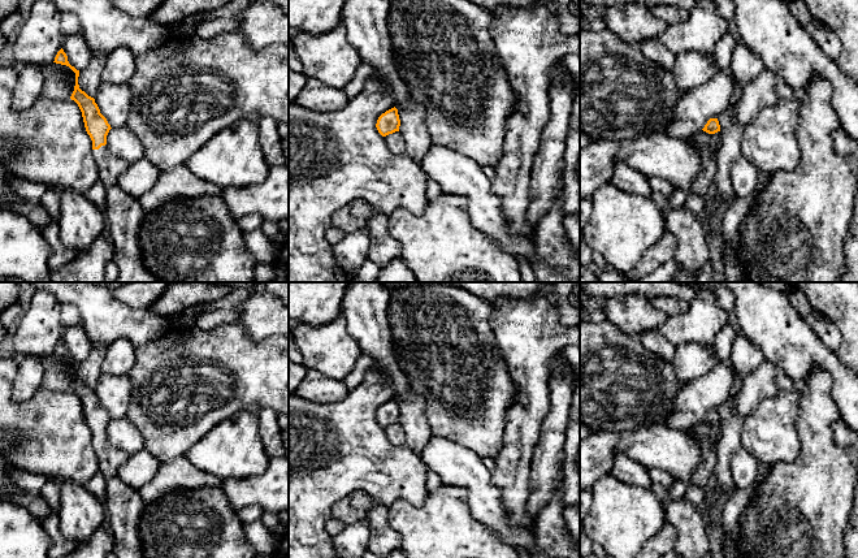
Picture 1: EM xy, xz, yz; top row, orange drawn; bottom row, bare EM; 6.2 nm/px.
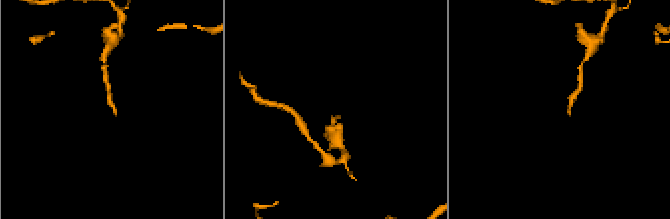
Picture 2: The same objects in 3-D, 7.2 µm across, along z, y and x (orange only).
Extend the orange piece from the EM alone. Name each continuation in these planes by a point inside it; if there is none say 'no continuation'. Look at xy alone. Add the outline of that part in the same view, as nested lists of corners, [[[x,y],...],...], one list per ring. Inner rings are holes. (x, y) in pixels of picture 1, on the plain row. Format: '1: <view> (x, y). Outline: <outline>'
1: xy (124, 505). Outline: [[[108,437],[92,441],[99,458],[99,472],[107,483],[107,523],[114,535],[114,553],[117,558],[146,558],[139,533],[144,502],[138,490],[118,477],[118,470],[129,455],[110,446]]]

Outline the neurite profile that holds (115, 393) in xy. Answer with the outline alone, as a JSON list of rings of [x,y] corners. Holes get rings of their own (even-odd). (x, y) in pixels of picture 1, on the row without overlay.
[[[101,373],[94,390],[110,419],[120,419],[127,415],[133,395],[133,385],[127,375]]]

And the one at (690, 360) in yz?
[[[681,343],[671,359],[675,377],[685,385],[706,376],[719,363],[711,343]]]

